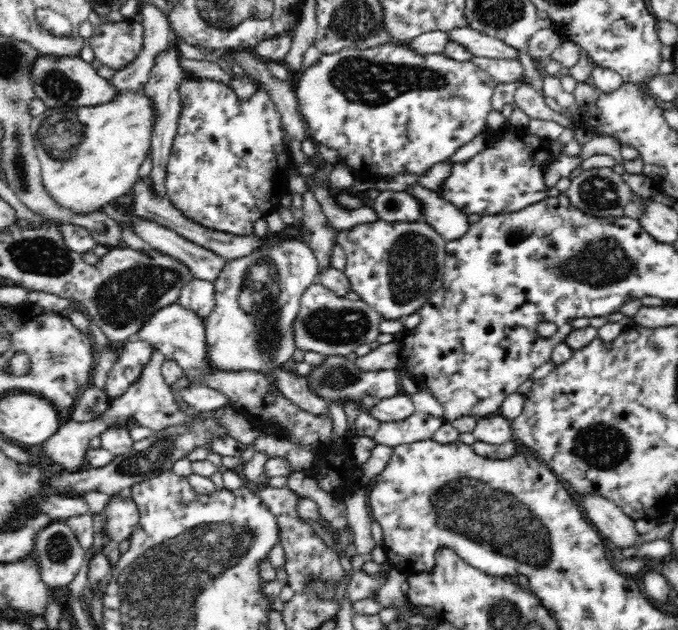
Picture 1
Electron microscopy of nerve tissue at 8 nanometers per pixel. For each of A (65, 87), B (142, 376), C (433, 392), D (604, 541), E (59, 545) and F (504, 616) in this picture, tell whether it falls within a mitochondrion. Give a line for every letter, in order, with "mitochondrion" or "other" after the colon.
A: mitochondrion
B: other
C: other
D: other
E: mitochondrion
F: mitochondrion

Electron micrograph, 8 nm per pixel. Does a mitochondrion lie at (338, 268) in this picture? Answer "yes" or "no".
no

